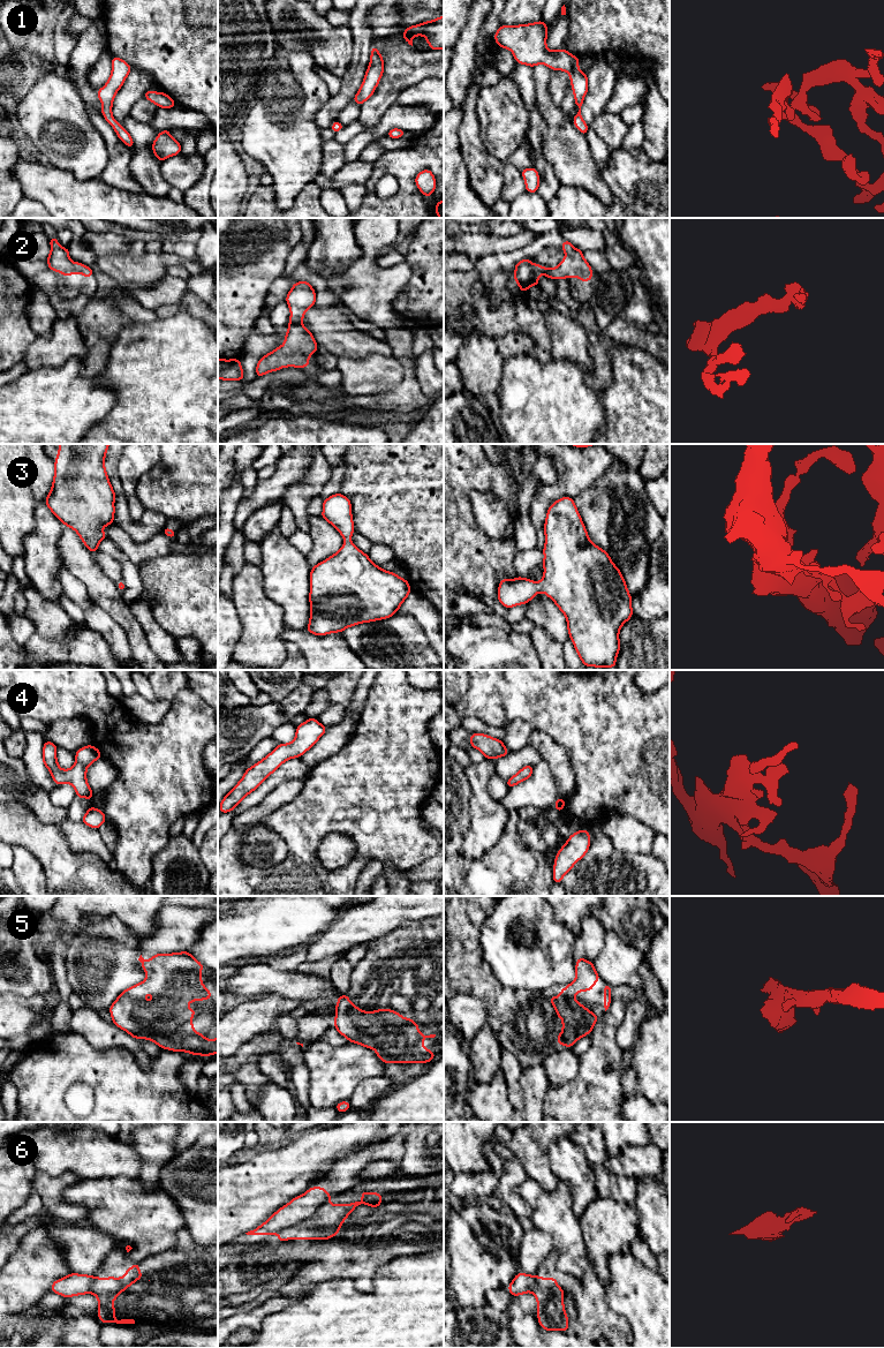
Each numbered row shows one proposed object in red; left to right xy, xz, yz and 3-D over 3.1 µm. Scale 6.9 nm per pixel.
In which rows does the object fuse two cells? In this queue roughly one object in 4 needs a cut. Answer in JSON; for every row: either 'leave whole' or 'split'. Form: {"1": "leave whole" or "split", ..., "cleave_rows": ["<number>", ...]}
{"1": "leave whole", "2": "leave whole", "3": "leave whole", "4": "leave whole", "5": "leave whole", "6": "split", "cleave_rows": ["6"]}

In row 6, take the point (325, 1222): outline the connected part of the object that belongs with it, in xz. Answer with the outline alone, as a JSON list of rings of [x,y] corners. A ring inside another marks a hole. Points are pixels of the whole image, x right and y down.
[[[361,1191],[360,1195],[363,1200],[352,1204],[332,1205],[326,1200],[310,1219],[282,1229],[278,1235],[280,1243],[286,1240],[330,1240],[340,1234],[340,1226],[356,1206],[365,1204],[377,1208],[381,1204],[383,1193]]]

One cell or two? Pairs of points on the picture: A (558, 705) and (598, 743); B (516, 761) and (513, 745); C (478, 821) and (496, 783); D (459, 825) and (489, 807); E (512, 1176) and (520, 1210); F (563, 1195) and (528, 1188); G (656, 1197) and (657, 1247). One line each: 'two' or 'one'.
A: one
B: two
C: two
D: two
E: one
F: one
G: one

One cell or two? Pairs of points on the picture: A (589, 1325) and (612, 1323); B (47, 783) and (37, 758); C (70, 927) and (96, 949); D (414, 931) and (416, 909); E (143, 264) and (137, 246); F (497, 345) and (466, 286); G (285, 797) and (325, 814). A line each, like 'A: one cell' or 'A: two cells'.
A: one cell
B: one cell
C: two cells
D: two cells
E: two cells
F: two cells
G: two cells

